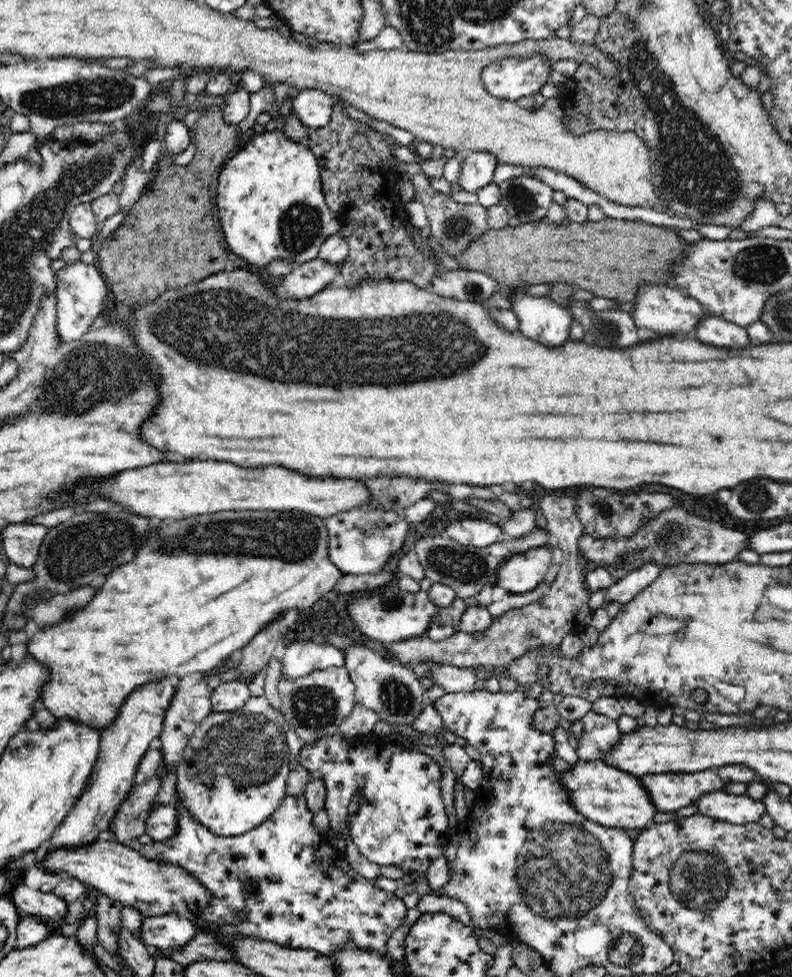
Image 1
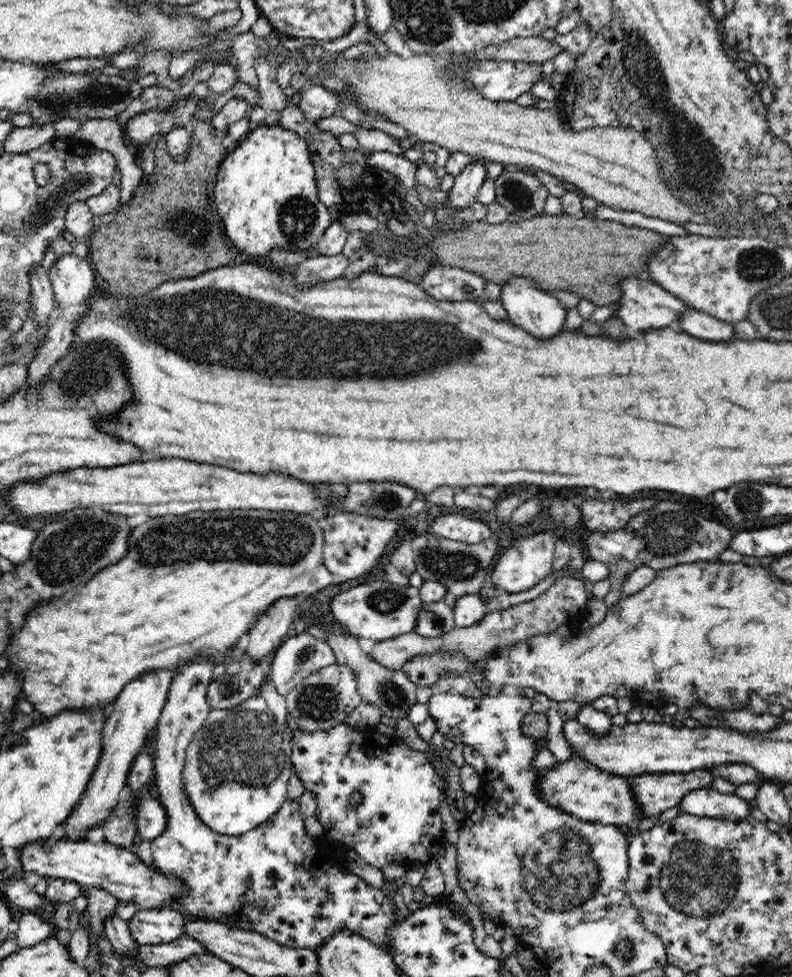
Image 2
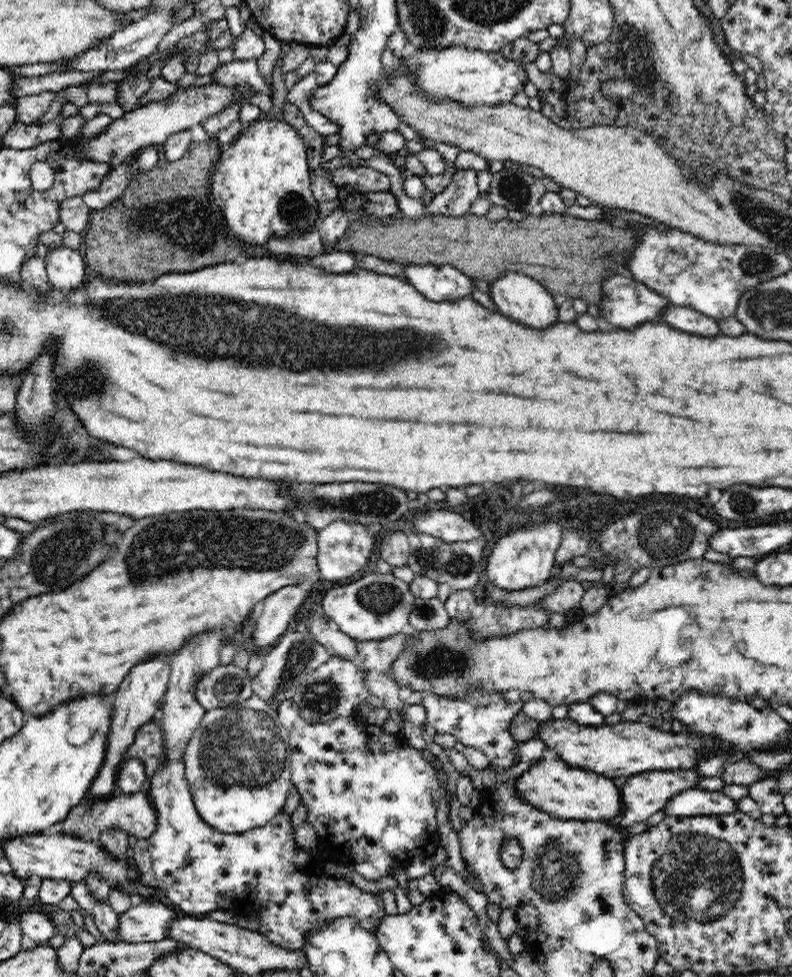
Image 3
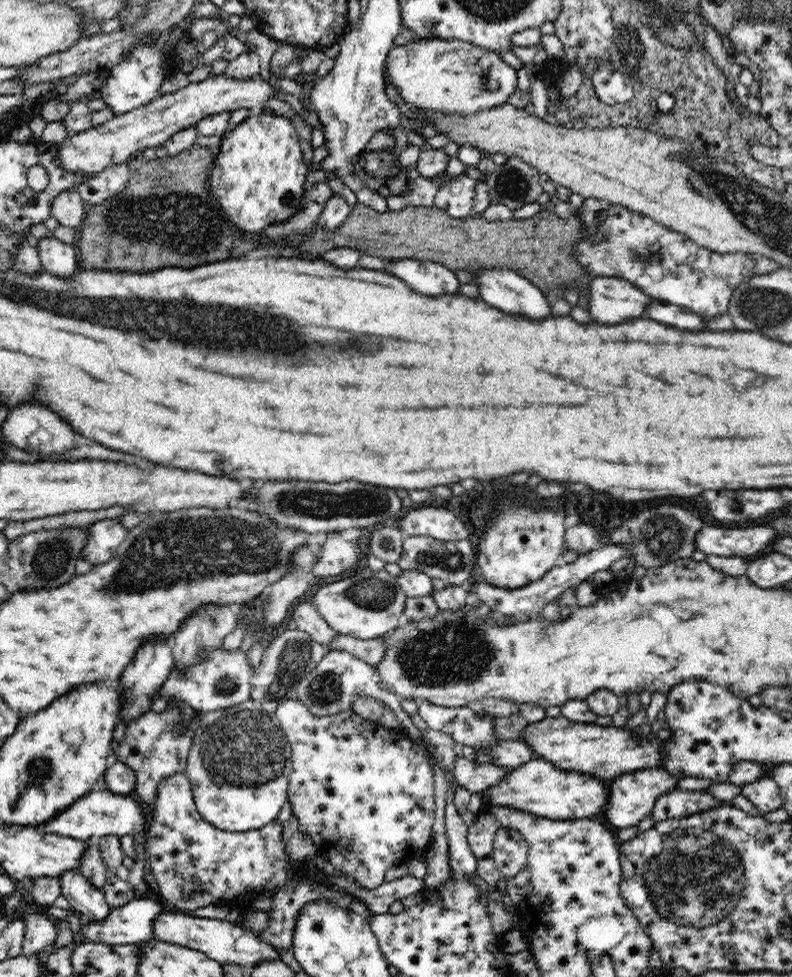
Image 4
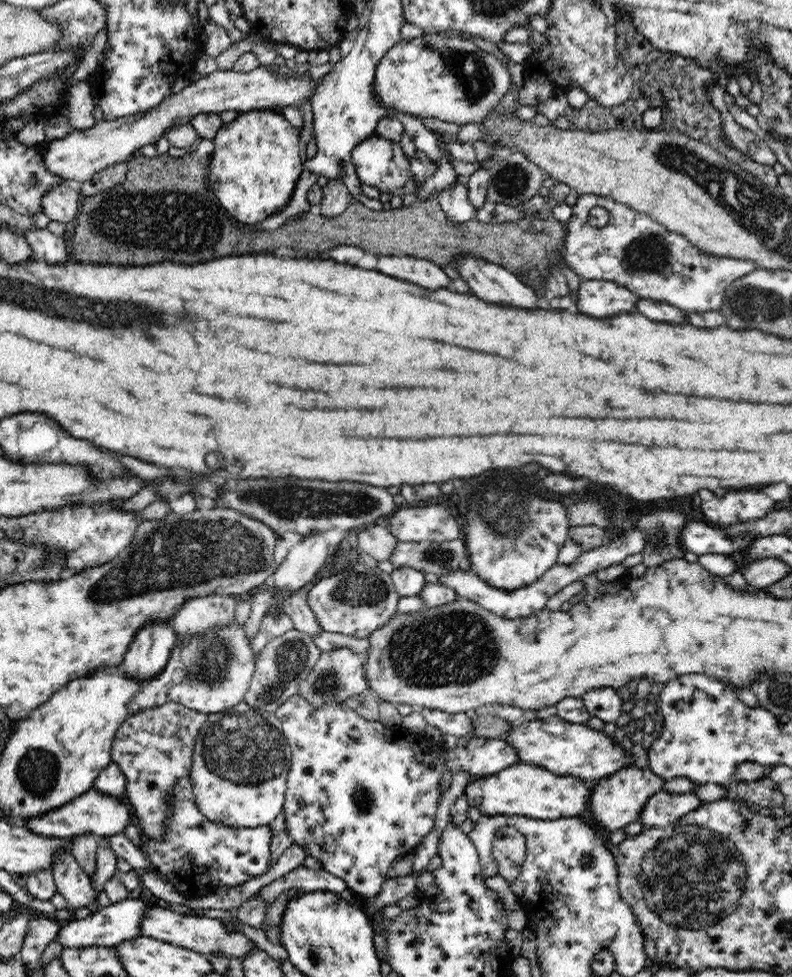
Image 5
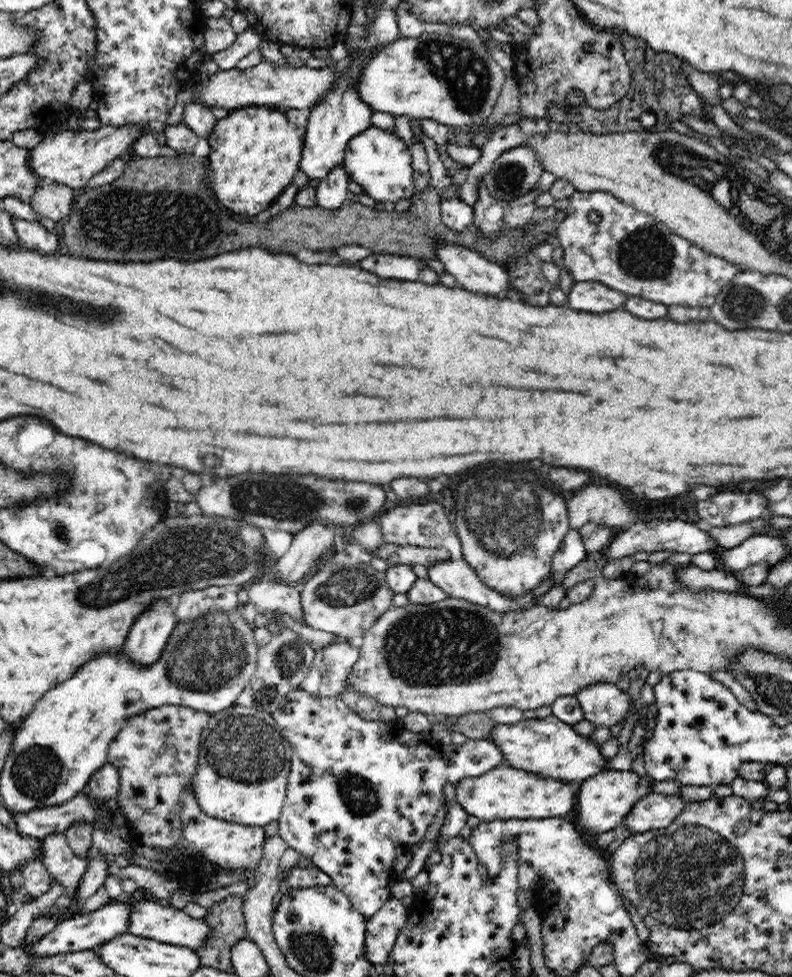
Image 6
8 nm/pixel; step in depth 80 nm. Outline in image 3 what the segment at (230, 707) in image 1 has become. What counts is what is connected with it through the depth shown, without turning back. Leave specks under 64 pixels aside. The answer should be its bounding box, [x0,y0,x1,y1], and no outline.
[196,663,254,712]

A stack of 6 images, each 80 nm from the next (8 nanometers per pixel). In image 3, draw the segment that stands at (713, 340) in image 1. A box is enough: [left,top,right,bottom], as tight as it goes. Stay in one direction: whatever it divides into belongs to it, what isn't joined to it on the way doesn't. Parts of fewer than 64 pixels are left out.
[661,305,722,336]

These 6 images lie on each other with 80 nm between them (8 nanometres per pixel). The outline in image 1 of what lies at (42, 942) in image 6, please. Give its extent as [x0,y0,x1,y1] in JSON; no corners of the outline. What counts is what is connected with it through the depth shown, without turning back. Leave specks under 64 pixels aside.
[139,914,196,949]

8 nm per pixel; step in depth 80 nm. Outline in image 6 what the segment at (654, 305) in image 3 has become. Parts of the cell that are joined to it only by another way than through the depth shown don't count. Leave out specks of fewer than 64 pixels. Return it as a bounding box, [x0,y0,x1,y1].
[566,281,630,314]

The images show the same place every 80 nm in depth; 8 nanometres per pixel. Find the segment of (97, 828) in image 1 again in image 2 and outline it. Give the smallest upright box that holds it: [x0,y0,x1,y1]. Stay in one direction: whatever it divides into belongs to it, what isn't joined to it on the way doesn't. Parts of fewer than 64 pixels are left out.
[62,670,174,840]

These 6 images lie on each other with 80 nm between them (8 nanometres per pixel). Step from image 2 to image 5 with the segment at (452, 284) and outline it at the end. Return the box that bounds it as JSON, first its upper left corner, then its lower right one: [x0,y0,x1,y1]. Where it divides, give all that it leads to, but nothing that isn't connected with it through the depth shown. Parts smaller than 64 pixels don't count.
[375,255,452,290]

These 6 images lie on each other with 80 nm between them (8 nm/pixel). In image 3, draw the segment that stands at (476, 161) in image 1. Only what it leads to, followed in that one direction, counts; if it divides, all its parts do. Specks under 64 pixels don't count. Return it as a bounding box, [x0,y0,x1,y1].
[426,170,479,219]

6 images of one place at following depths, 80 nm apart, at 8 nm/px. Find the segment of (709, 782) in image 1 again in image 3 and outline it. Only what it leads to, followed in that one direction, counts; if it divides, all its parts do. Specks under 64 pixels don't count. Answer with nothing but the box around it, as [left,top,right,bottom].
[615,769,700,829]

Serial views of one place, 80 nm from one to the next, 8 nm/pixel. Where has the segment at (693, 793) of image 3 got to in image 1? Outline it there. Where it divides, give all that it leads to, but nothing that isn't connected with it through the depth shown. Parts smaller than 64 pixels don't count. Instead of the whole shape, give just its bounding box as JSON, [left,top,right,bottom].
[696,791,765,824]

